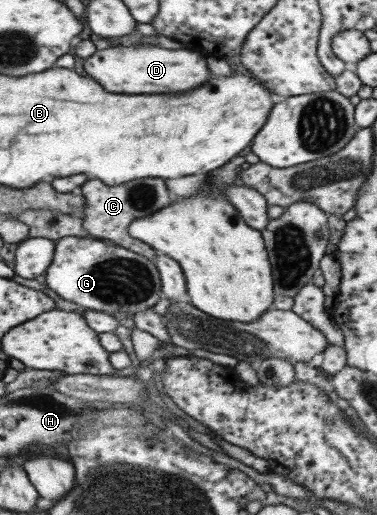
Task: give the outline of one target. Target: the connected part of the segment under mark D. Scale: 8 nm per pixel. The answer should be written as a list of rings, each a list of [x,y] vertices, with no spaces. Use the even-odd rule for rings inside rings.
[[[126,46],[100,49],[92,57],[84,59],[84,73],[94,79],[108,93],[176,93],[194,89],[212,77],[206,69],[204,56],[193,49],[165,49],[158,46]]]

